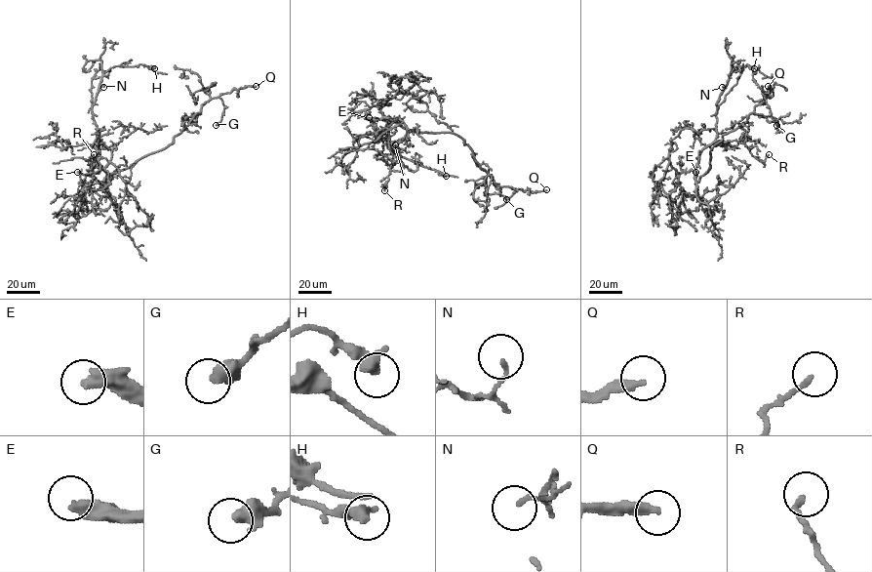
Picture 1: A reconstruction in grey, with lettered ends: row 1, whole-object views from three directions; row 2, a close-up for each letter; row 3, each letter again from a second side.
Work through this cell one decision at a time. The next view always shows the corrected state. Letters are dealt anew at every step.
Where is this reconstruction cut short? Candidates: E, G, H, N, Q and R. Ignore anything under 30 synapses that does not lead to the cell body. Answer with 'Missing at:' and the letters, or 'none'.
Missing at: E, Q

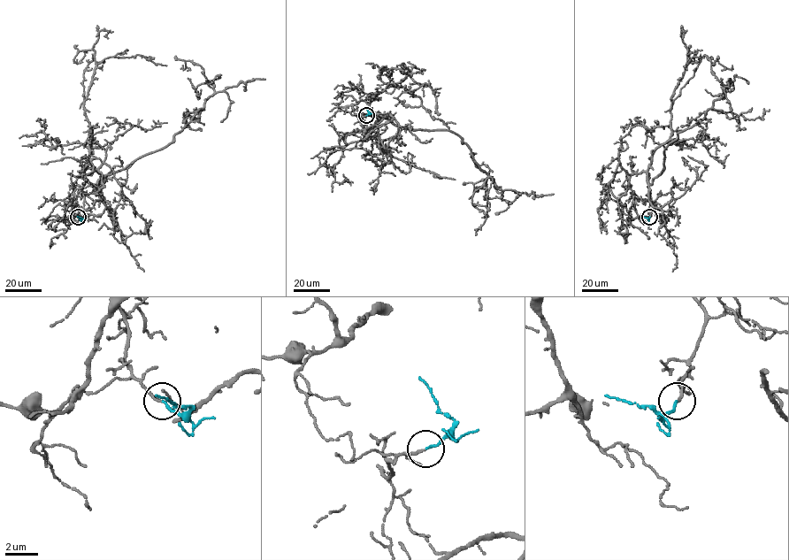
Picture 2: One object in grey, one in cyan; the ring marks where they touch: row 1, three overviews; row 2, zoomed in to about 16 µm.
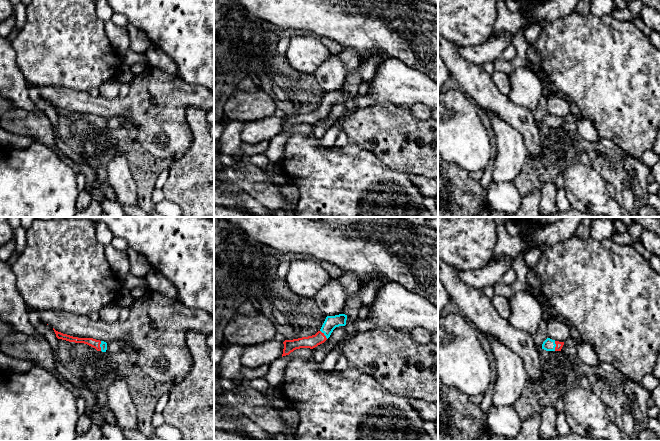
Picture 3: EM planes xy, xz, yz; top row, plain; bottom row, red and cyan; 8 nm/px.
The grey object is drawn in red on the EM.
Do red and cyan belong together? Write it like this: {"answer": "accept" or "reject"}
{"answer": "accept"}

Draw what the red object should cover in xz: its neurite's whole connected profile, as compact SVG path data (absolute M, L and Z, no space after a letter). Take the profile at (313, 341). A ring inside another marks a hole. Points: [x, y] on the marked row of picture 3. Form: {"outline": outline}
{"outline": "M339 314L335 316L327 316L321 329L312 336L302 337L293 340L285 340L283 342L283 356L289 355L296 349L300 348L310 348L313 349L318 345L324 343L331 335L333 330L339 326L345 326L347 320L347 315Z"}

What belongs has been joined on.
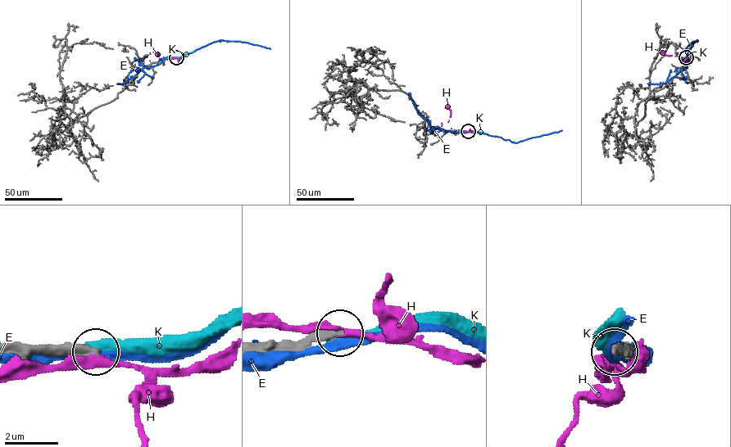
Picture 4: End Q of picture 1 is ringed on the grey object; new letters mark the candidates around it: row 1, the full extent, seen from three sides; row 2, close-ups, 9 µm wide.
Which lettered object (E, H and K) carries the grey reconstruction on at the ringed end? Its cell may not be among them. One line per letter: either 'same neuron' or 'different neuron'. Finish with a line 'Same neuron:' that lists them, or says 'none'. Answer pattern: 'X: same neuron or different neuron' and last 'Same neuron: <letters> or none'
E: different neuron
H: different neuron
K: different neuron
Same neuron: none

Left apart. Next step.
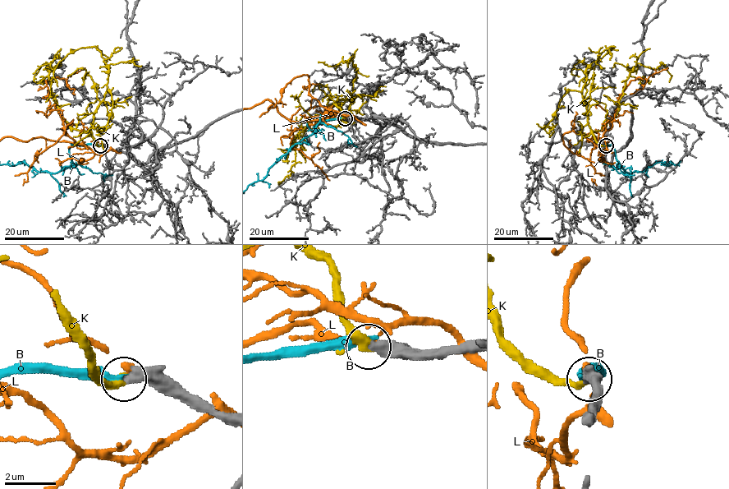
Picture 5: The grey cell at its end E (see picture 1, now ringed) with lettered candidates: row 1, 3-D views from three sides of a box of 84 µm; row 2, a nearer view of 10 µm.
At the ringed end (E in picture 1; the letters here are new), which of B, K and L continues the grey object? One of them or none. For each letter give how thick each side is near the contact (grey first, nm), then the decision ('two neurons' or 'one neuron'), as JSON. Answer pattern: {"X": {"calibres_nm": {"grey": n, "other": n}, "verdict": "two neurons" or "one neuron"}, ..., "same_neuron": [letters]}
{"B": {"calibres_nm": {"grey": 500, "other": 240}, "verdict": "two neurons"}, "K": {"calibres_nm": {"grey": 550, "other": 220}, "verdict": "one neuron"}, "L": {"calibres_nm": {"grey": 550, "other": 200}, "verdict": "two neurons"}, "same_neuron": ["K"]}

